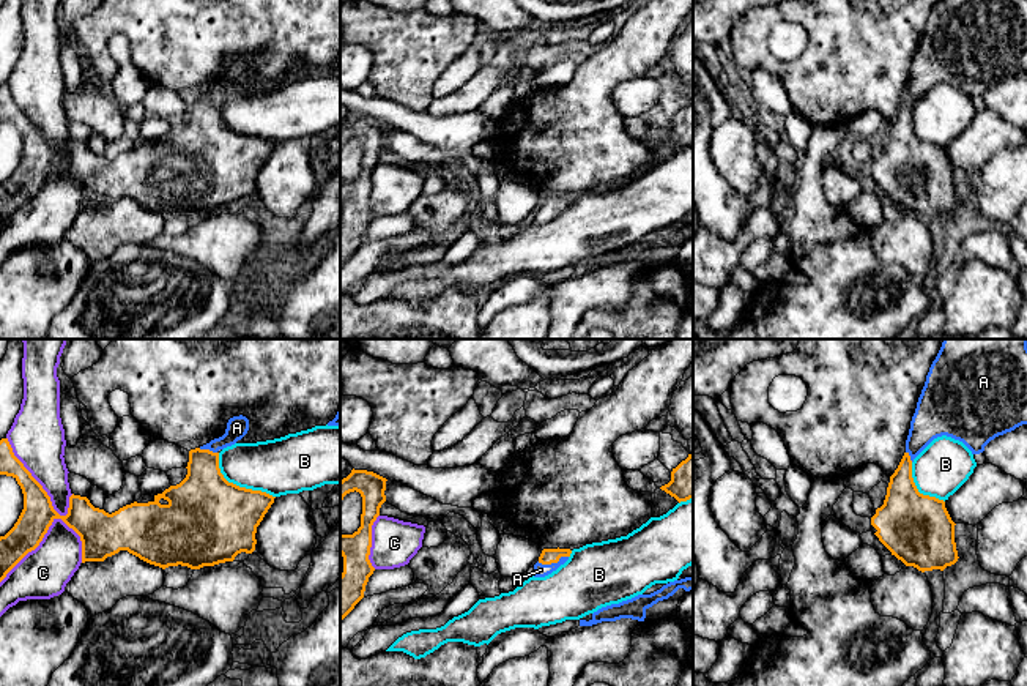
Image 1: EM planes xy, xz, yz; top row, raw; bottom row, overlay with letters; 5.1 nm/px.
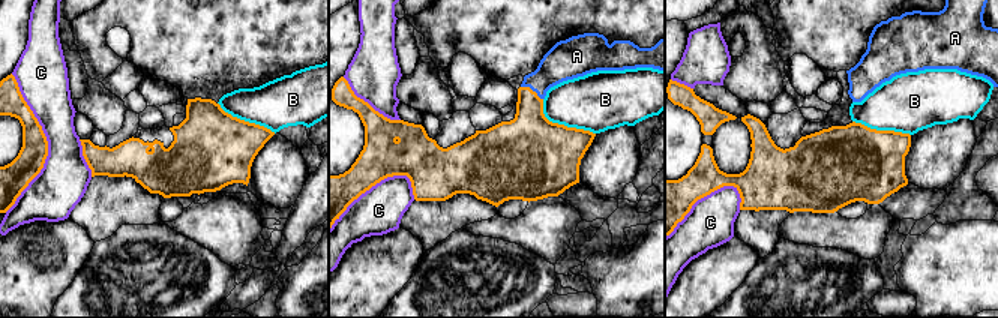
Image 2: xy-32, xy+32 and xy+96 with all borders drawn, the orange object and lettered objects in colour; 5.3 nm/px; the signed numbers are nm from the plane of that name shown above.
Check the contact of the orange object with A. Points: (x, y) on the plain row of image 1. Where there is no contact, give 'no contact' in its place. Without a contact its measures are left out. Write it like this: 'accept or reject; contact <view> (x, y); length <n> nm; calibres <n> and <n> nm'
accept; contact xz (552, 208); length 160 nm; calibres 80 and 70 nm

